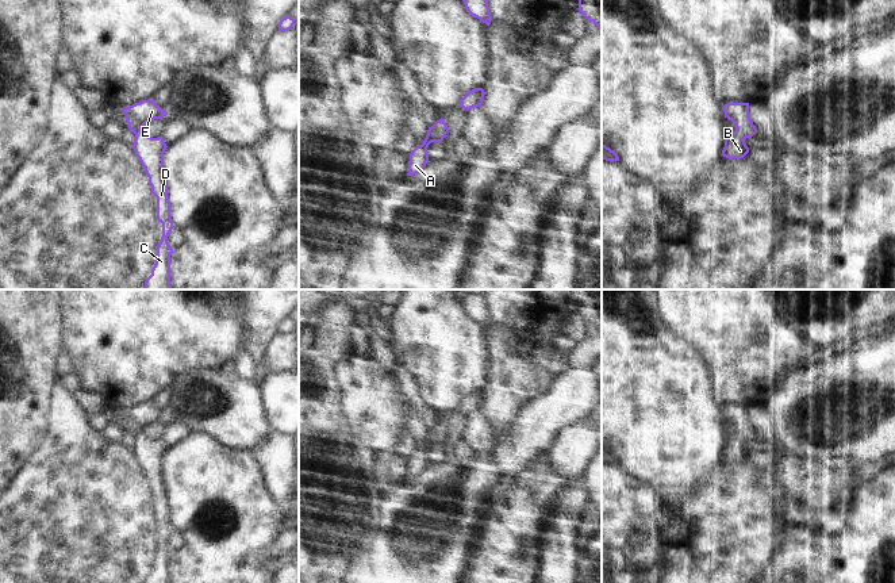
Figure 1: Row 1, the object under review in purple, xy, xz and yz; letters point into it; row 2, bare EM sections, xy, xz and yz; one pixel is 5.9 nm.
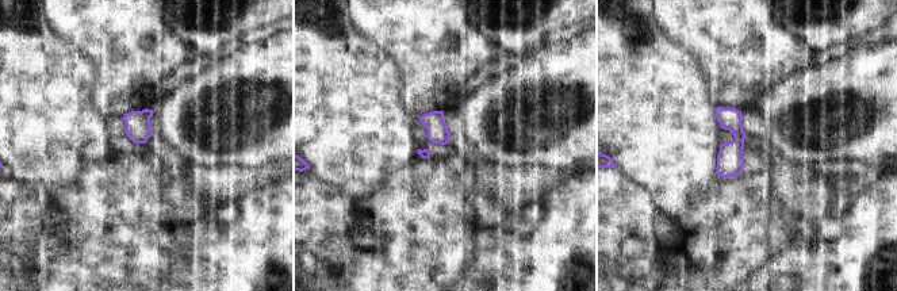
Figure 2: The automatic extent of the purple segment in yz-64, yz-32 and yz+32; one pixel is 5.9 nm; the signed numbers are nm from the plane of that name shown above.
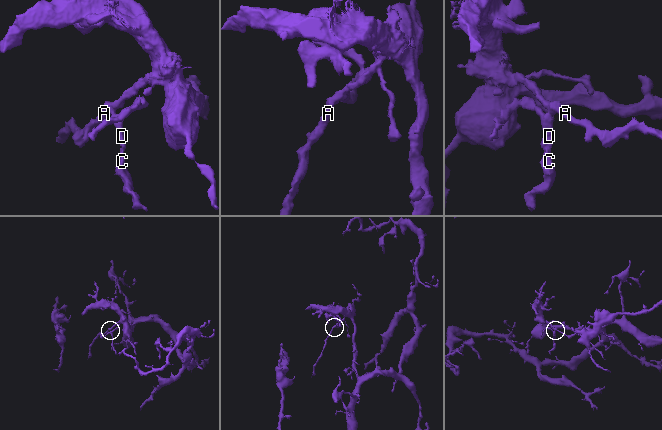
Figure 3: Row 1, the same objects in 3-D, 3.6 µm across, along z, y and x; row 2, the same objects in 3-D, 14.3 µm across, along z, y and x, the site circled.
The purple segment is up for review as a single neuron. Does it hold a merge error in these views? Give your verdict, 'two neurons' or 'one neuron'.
one neuron

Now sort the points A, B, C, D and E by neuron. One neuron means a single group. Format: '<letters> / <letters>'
A B C D E

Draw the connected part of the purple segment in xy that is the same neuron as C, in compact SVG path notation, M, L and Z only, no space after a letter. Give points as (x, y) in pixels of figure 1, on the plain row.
M153 400L122 413L128 432L135 437L132 452L149 480L151 496L157 500L157 523L162 526L162 540L157 549L155 567L146 583L170 583L170 559L173 552L168 545L168 540L173 532L173 525L164 472L164 456L168 449L162 440L151 441L141 434L146 426L162 422L168 415Z

